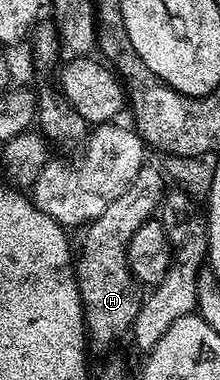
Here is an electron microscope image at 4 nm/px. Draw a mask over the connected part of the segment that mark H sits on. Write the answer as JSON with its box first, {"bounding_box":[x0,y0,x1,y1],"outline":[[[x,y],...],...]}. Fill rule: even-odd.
{"bounding_box":[74,165,166,355],"outline":[[[143,165],[130,186],[84,230],[84,255],[80,263],[79,258],[75,263],[74,273],[80,283],[86,346],[91,353],[93,350],[96,354],[107,355],[107,350],[119,340],[120,334],[127,335],[136,322],[142,287],[128,267],[128,245],[134,232],[157,213],[166,193],[164,182],[166,178],[159,165]]]}

